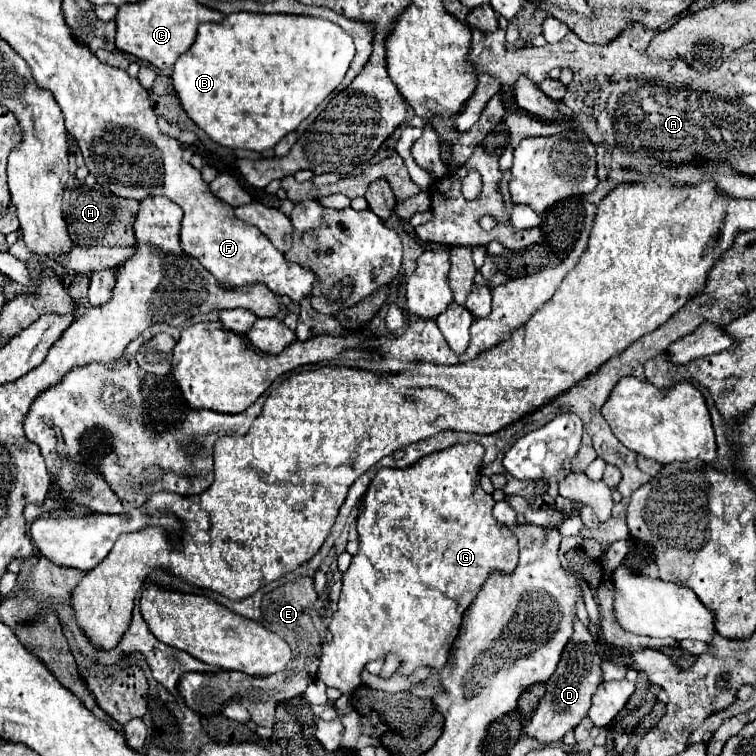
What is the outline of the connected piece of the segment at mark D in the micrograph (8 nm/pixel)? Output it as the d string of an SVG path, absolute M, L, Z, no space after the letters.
M576 618L574 620L574 632L564 648L564 656L560 658L560 664L556 672L552 674L552 680L546 682L546 694L542 696L532 720L526 724L526 732L534 736L540 744L554 744L562 740L562 736L578 726L578 722L588 714L592 696L602 682L602 670L600 670L600 656L596 654L594 638L590 636L588 628Z

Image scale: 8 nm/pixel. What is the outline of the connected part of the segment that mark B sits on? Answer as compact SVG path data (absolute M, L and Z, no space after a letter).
M236 12L228 14L220 24L200 24L194 44L174 64L176 72L172 72L172 84L180 106L210 140L228 148L262 152L274 148L286 134L294 132L298 124L340 86L352 58L352 38L330 20L292 14Z

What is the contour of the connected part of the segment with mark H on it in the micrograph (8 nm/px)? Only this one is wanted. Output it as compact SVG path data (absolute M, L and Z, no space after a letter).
M80 186L70 194L70 202L66 208L66 222L70 228L70 236L74 238L74 242L86 244L86 246L94 246L94 244L134 246L136 238L134 238L132 224L134 224L136 212L138 212L136 204L140 204L140 202L118 198L114 194L102 194L96 188Z

